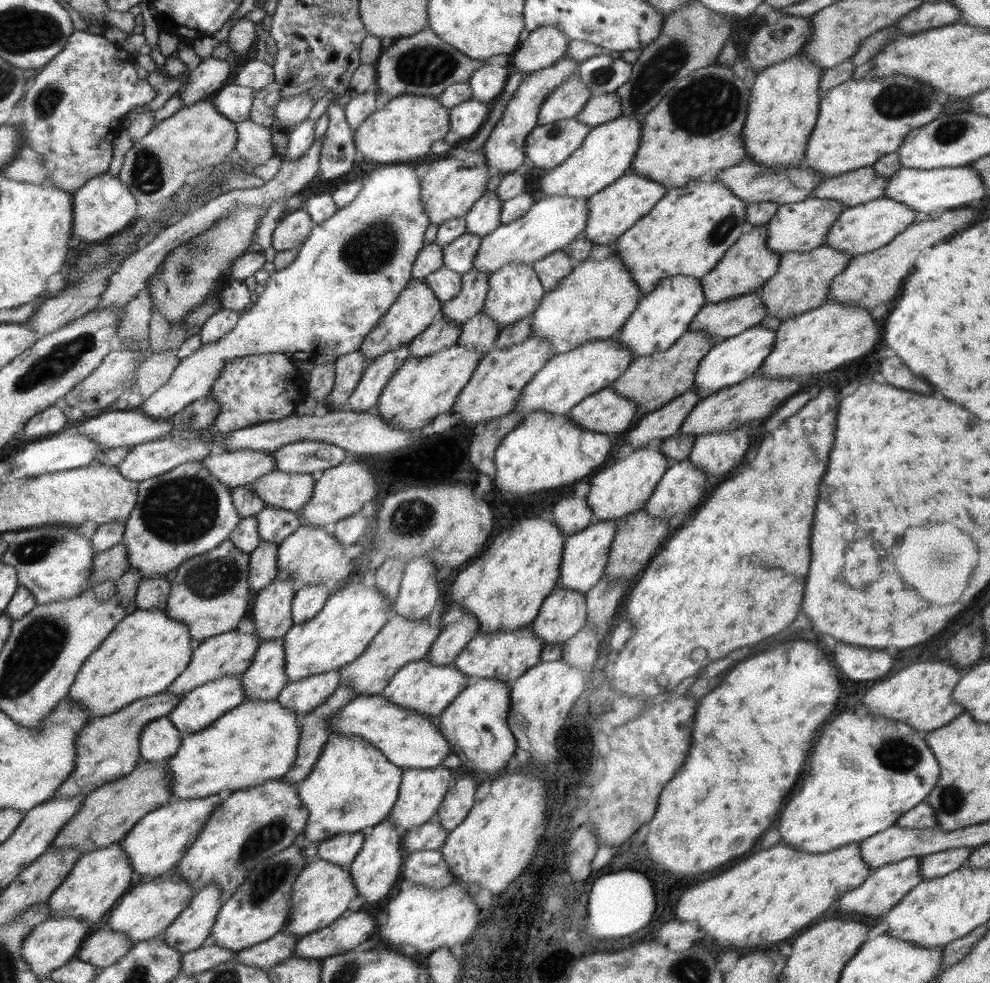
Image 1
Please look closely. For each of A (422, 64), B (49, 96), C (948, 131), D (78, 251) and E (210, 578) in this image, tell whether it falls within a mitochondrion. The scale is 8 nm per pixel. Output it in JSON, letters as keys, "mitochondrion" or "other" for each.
{"A":"mitochondrion","B":"mitochondrion","C":"mitochondrion","D":"other","E":"mitochondrion"}

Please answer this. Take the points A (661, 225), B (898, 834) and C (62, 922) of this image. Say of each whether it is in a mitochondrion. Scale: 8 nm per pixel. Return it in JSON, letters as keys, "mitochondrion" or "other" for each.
{"A":"other","B":"other","C":"other"}

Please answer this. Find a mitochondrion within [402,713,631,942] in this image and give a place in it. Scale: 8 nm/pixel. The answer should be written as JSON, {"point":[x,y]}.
{"point":[578,749]}

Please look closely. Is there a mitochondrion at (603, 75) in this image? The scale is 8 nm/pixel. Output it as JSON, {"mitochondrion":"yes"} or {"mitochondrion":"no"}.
{"mitochondrion":"yes"}

